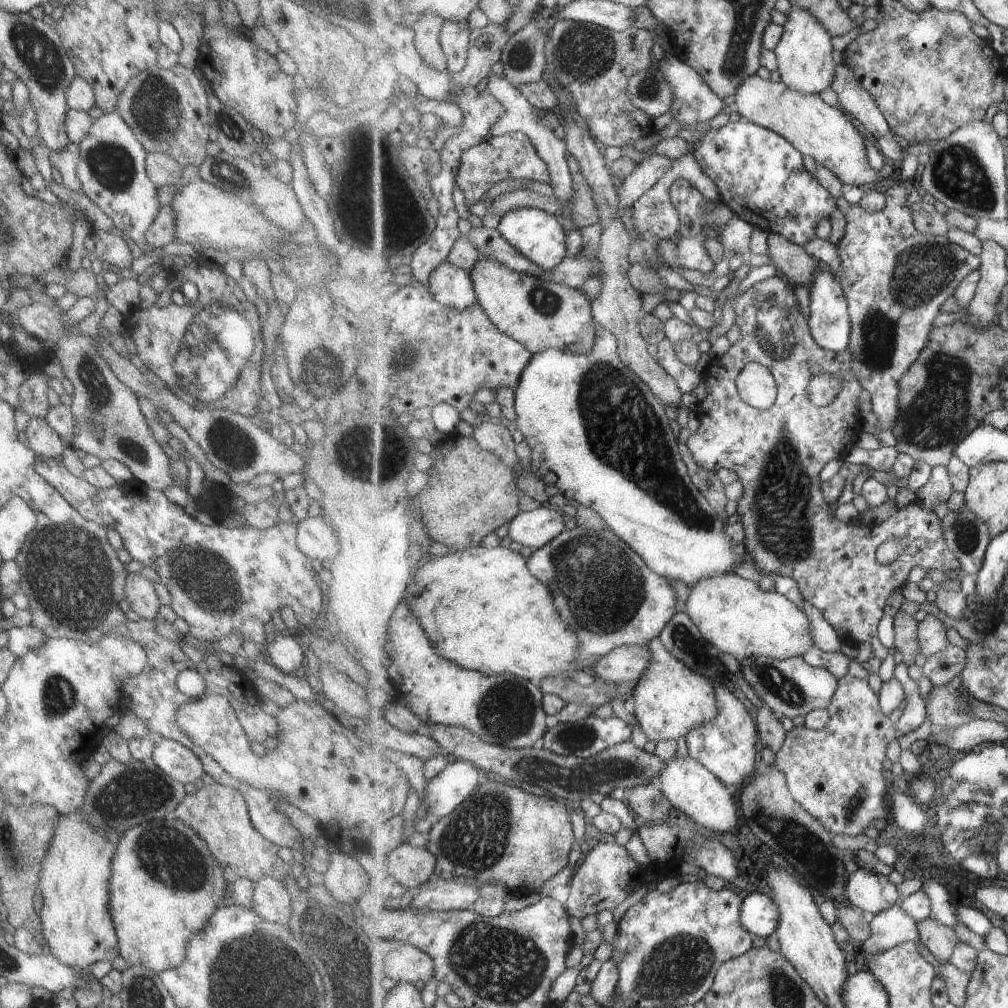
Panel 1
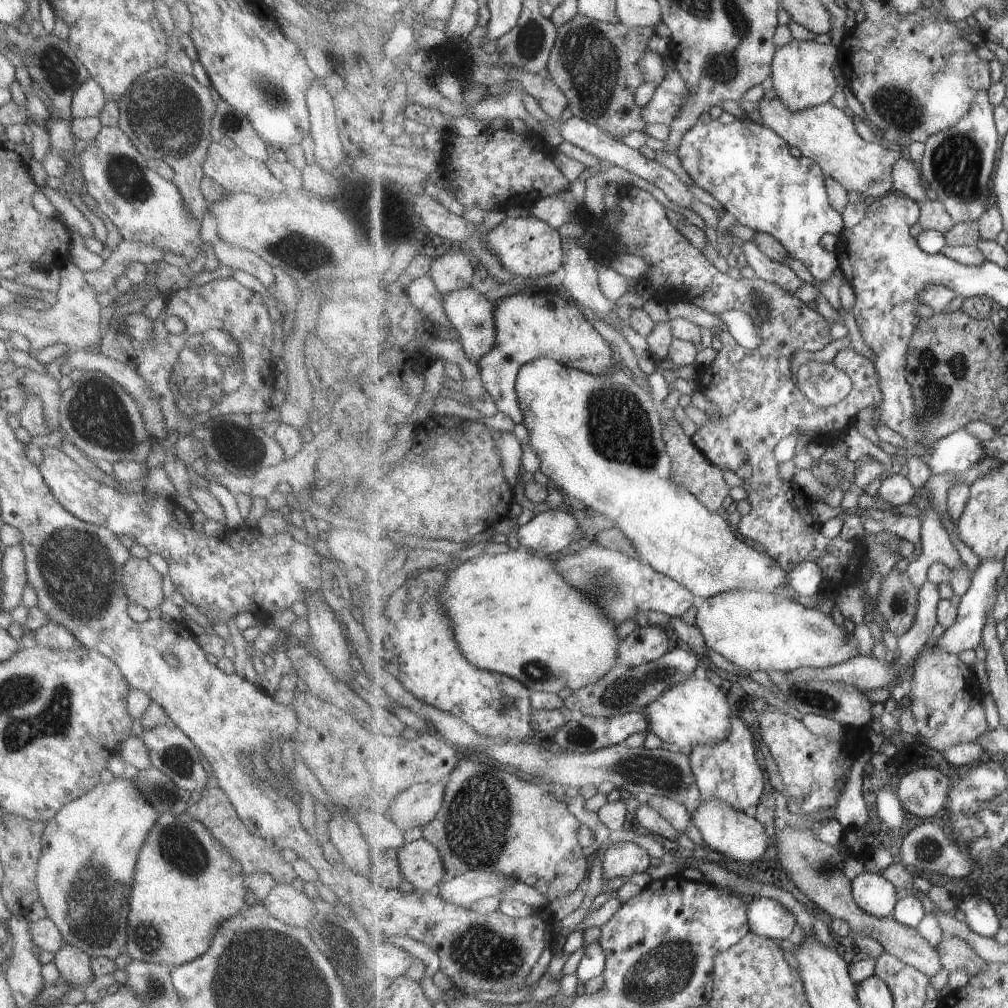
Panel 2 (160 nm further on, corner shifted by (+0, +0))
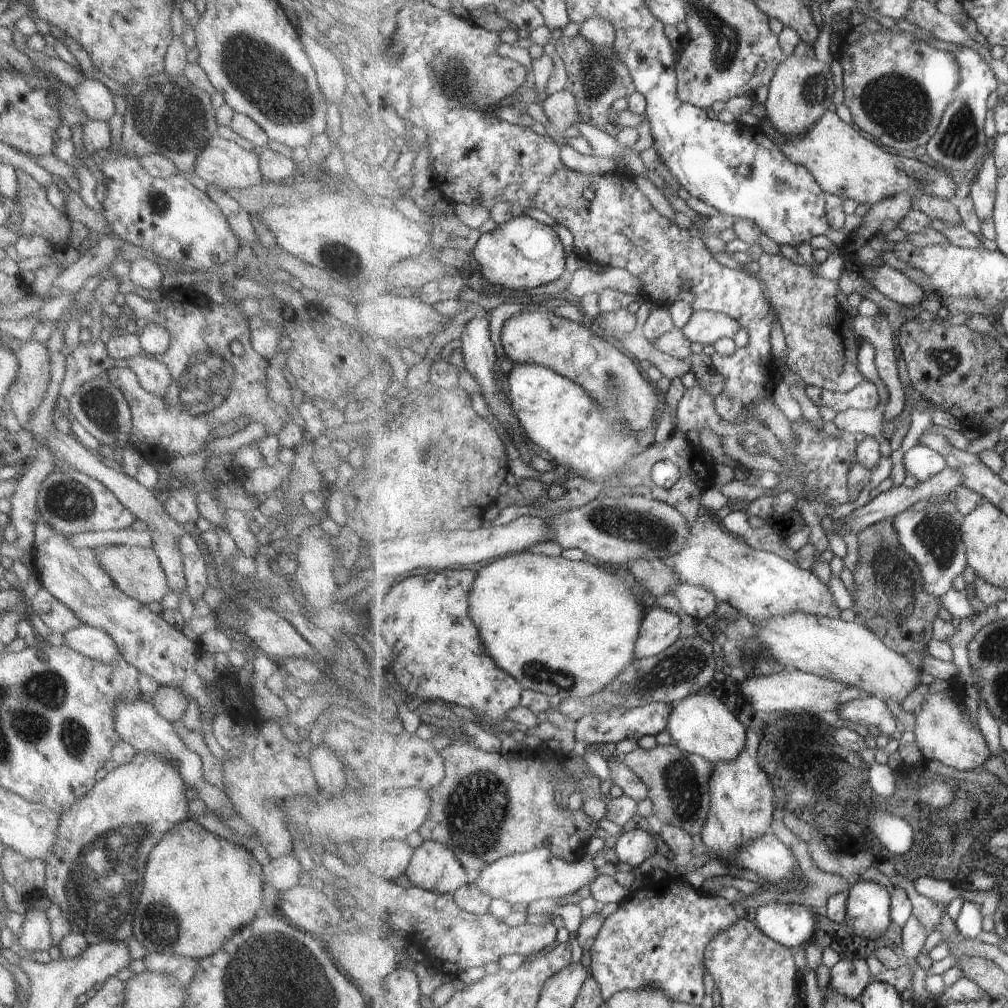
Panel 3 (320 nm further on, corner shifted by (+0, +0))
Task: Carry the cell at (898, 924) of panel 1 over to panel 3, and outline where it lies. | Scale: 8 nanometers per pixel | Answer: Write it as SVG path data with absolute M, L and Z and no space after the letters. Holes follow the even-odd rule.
M864 958L841 959L830 968L830 988L851 1000L861 1000L865 989L874 981L870 966Z

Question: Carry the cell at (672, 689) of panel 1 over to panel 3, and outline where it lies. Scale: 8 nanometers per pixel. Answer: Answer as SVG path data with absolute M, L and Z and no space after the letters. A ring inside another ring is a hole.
M699 692L672 704L674 711L668 726L671 744L680 750L709 759L713 764L736 761L747 750L747 732L741 720L713 694Z

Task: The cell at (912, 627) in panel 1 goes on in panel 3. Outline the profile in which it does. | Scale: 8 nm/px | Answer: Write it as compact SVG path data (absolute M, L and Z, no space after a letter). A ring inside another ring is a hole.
M885 518L857 534L858 563L852 574L854 593L851 599L854 600L851 609L859 623L869 627L890 647L911 653L925 649L934 638L936 618L943 614L943 608L939 594L933 595L926 589L920 566L902 545L894 518Z

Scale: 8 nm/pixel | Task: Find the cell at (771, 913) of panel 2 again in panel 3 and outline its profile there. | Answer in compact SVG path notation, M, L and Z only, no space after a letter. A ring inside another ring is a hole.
M771 903L757 909L754 920L761 930L783 946L801 946L817 934L817 922L805 905Z

